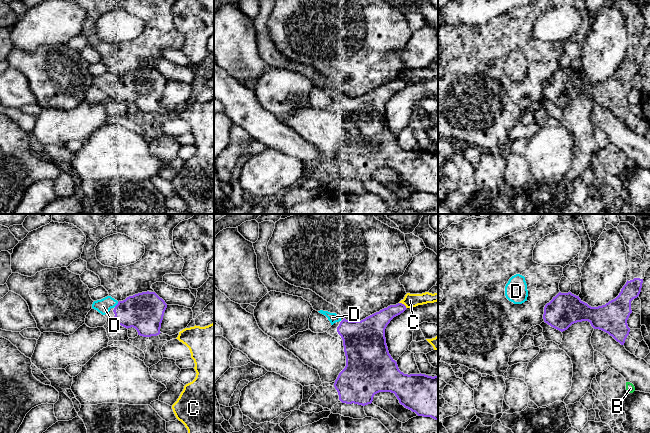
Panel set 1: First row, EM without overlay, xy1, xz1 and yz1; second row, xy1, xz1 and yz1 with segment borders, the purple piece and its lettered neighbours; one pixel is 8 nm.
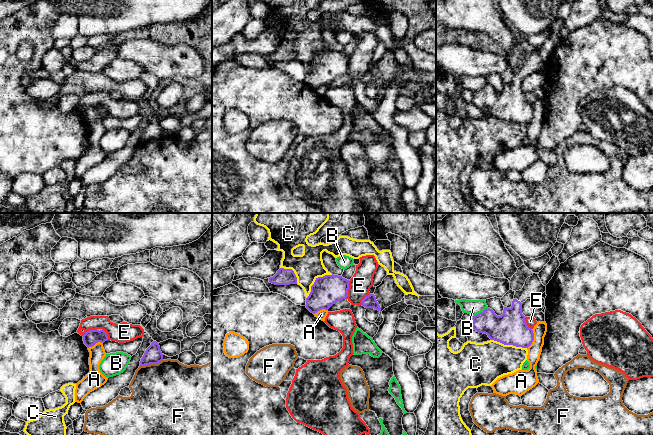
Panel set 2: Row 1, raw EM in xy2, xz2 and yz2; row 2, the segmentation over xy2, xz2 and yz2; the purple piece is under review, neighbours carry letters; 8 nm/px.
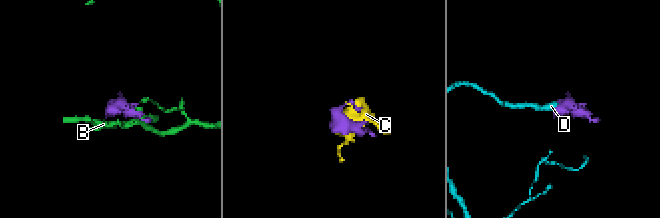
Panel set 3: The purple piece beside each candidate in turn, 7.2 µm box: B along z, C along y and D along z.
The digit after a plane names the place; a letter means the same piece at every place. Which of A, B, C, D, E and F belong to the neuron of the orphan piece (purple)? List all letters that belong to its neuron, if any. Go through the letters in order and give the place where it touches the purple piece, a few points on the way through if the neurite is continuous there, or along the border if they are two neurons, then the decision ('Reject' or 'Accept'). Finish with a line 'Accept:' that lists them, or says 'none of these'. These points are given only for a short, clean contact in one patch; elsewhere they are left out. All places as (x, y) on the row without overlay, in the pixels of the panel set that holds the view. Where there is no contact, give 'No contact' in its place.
A: Touches purple at yz2 (533, 115). Boundary: yz2 (532, 105), (533, 117), (527, 124). Reject
B: Touches purple at yz2 (481, 88). Reject
C: Touches purple at xz2 (315, 57). Reject
D: Touches purple at xy1 (117, 80). Accept
E: Touches purple at xz2 (347, 66). Reject
F: Touches purple at xy2 (151, 139). Boundary: xy2 (162, 135), (157, 139), (140, 141). Reject
Accept: D

